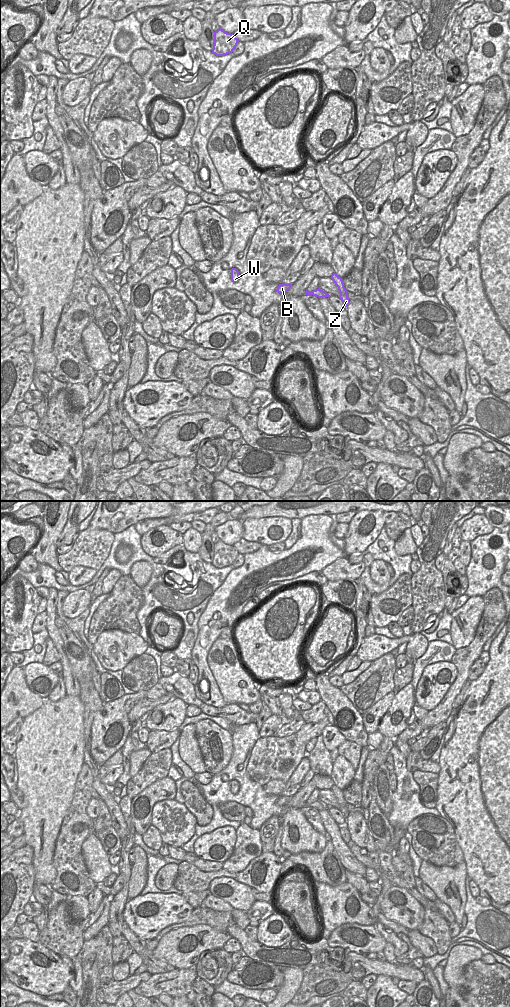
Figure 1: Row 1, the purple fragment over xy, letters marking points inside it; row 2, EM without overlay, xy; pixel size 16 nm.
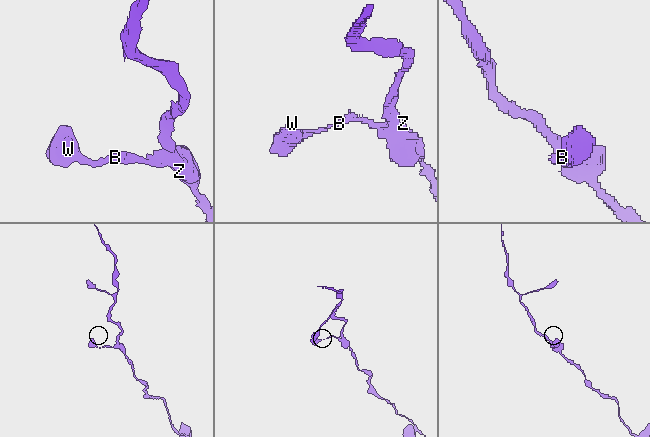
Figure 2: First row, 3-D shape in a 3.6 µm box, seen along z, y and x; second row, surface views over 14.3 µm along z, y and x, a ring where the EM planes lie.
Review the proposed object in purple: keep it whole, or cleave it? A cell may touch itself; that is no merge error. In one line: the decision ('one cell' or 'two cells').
one cell

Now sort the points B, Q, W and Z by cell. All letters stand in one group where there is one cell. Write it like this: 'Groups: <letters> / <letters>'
Groups: B Q W Z

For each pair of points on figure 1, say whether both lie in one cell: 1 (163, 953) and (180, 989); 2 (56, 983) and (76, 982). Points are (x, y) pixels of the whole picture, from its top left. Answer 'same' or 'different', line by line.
1: different
2: different

